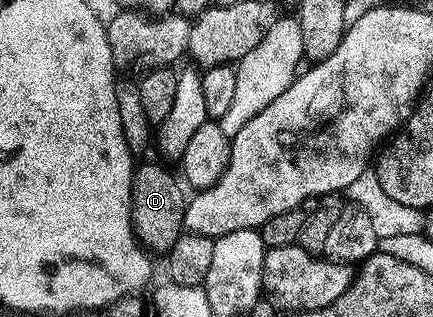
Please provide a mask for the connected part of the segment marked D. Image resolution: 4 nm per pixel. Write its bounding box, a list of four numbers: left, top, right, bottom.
[132,164,188,255]

